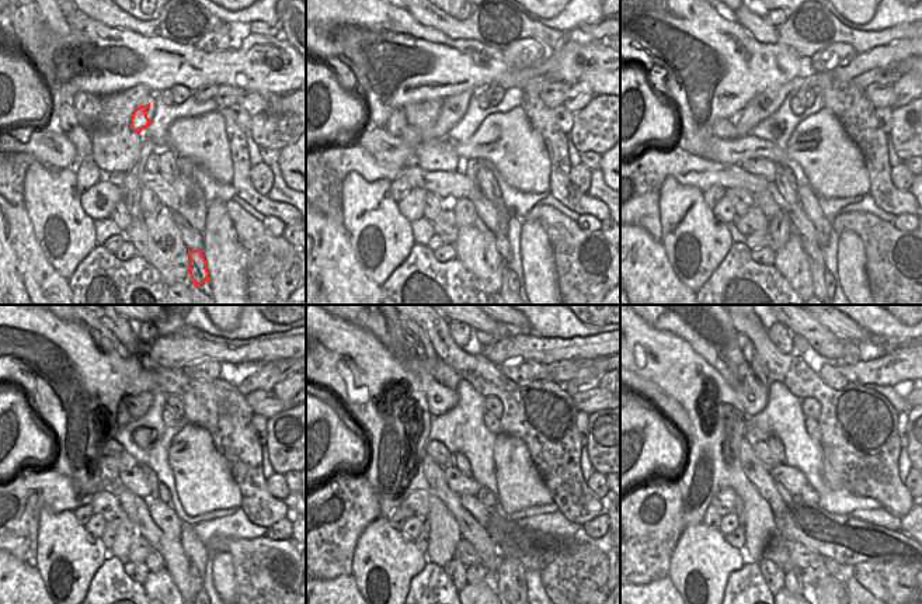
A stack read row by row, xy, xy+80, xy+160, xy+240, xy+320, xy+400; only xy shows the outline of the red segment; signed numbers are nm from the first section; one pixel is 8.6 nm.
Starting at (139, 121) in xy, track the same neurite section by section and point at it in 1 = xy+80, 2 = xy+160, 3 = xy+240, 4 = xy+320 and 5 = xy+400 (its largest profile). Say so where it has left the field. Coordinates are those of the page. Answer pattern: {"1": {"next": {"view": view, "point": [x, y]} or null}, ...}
{"1": {"next": {"view": "xy+80", "point": [448, 118]}}, "2": {"next": {"view": "xy+160", "point": [752, 114]}}, "3": {"next": {"view": "xy+240", "point": [129, 406]}}, "4": {"next": {"view": "xy+320", "point": [390, 333]}}, "5": {"next": {"view": "xy+400", "point": [710, 333]}}}

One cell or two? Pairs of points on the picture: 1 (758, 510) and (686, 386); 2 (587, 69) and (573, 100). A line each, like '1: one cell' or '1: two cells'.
1: one cell
2: two cells

